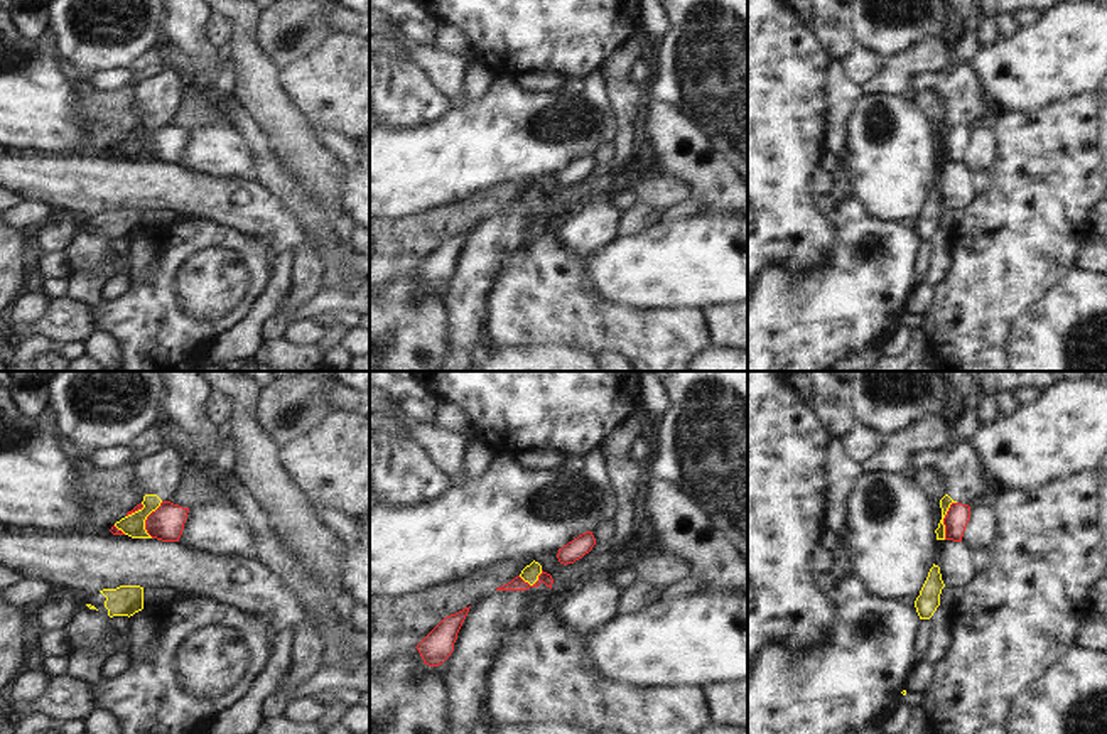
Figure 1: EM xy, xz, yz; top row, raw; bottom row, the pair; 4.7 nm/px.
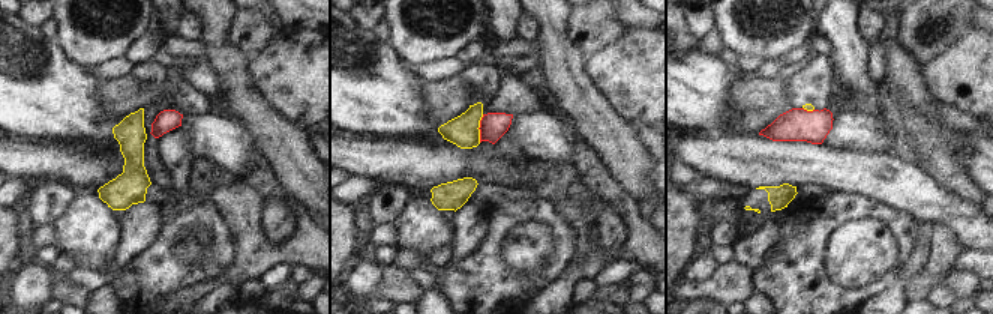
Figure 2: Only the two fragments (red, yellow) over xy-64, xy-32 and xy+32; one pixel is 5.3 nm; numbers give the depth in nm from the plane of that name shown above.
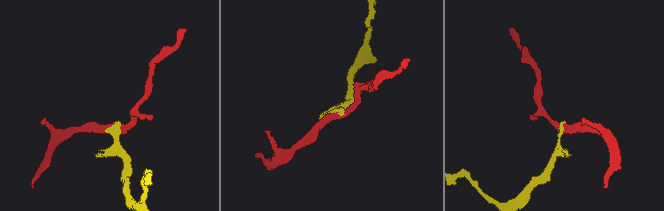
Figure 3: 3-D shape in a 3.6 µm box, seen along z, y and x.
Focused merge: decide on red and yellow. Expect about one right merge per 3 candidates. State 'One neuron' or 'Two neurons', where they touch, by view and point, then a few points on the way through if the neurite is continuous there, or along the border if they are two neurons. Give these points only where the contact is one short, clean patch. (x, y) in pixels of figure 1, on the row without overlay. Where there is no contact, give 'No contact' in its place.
Two neurons. Touches red at yz (944, 142). Boundary: yz (955, 124), (944, 140), (944, 161)

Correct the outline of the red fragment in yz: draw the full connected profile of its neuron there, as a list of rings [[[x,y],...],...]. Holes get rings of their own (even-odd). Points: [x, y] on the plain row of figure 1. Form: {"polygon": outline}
{"polygon": [[[952,125],[943,140],[945,162],[962,164],[969,142],[970,128],[962,125]]]}

